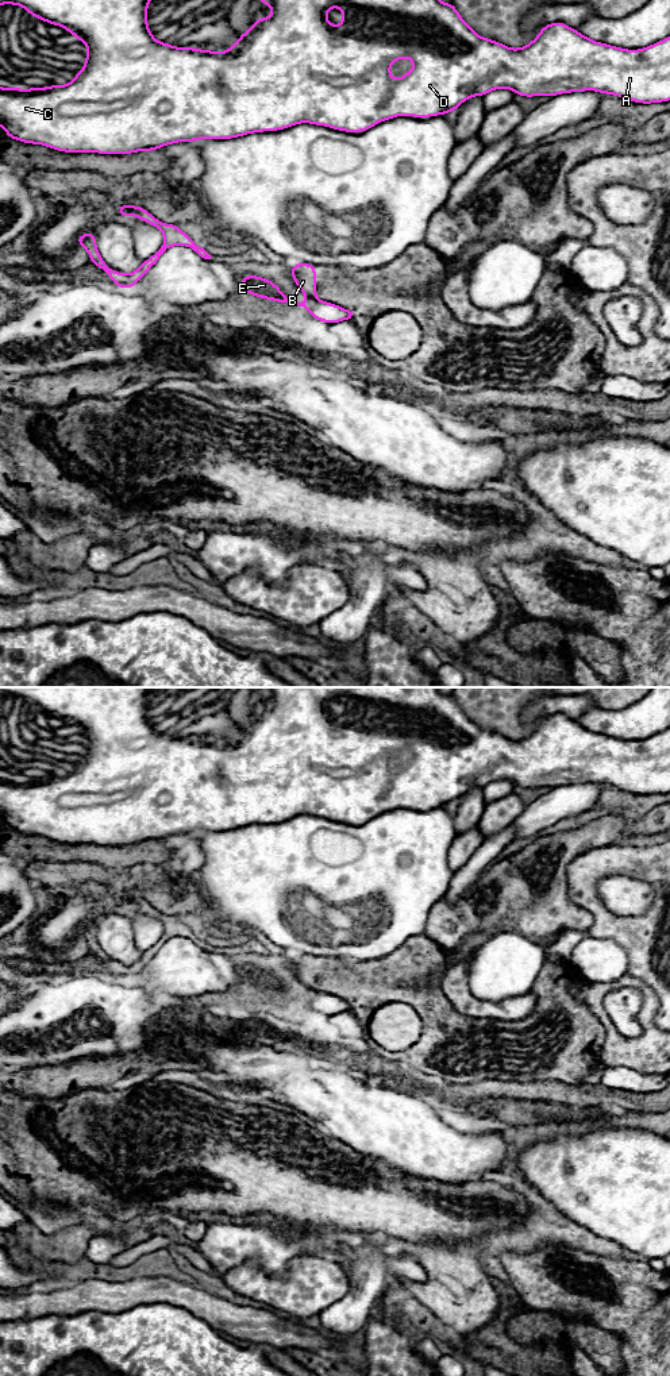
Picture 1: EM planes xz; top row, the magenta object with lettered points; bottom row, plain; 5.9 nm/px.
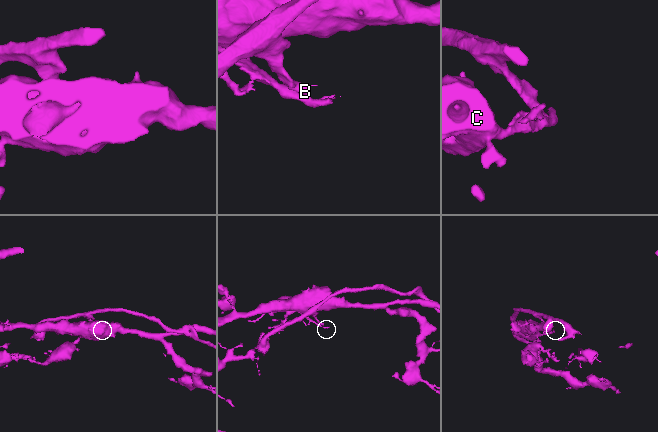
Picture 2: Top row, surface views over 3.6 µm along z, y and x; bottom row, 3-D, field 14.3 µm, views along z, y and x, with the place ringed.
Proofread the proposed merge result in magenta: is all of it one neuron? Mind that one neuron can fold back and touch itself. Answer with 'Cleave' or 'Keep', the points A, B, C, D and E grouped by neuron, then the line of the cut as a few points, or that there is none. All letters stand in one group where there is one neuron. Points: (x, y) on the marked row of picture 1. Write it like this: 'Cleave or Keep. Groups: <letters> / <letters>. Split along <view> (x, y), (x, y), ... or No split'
Cleave. Groups: A C D E / B. Split along xz (307, 299), (316, 300)

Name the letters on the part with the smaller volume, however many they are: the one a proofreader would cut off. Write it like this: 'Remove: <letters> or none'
Remove: B

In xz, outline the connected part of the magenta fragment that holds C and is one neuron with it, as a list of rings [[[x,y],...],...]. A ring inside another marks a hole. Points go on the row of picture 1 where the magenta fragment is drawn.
[[[0,0],[0,5],[20,5],[31,16],[45,20],[69,31],[88,47],[82,70],[74,74],[74,80],[65,85],[50,85],[45,88],[5,88],[0,86],[0,127],[5,135],[14,140],[30,144],[42,144],[62,153],[96,153],[96,154],[134,154],[138,151],[154,151],[163,146],[180,142],[197,142],[199,139],[234,139],[254,132],[281,131],[309,123],[324,126],[343,132],[365,132],[381,122],[396,116],[413,116],[427,119],[454,112],[459,105],[473,96],[485,96],[494,89],[511,89],[523,97],[548,96],[562,93],[594,90],[604,95],[613,95],[632,103],[654,104],[670,101],[670,35],[654,45],[638,50],[627,50],[589,39],[578,30],[569,27],[563,22],[547,23],[528,45],[512,49],[497,41],[478,35],[459,15],[453,3],[440,0],[259,0],[273,9],[269,18],[257,18],[253,27],[244,31],[226,51],[201,50],[196,47],[176,47],[166,42],[158,42],[149,28],[147,4],[151,0]],[[338,7],[343,12],[343,22],[332,26],[327,19],[327,12]],[[401,58],[413,61],[413,68],[400,78],[390,77],[390,65]]]

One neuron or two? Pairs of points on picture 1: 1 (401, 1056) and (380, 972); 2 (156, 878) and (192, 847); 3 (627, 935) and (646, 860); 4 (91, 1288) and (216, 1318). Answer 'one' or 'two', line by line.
1: one
2: two
3: one
4: one

